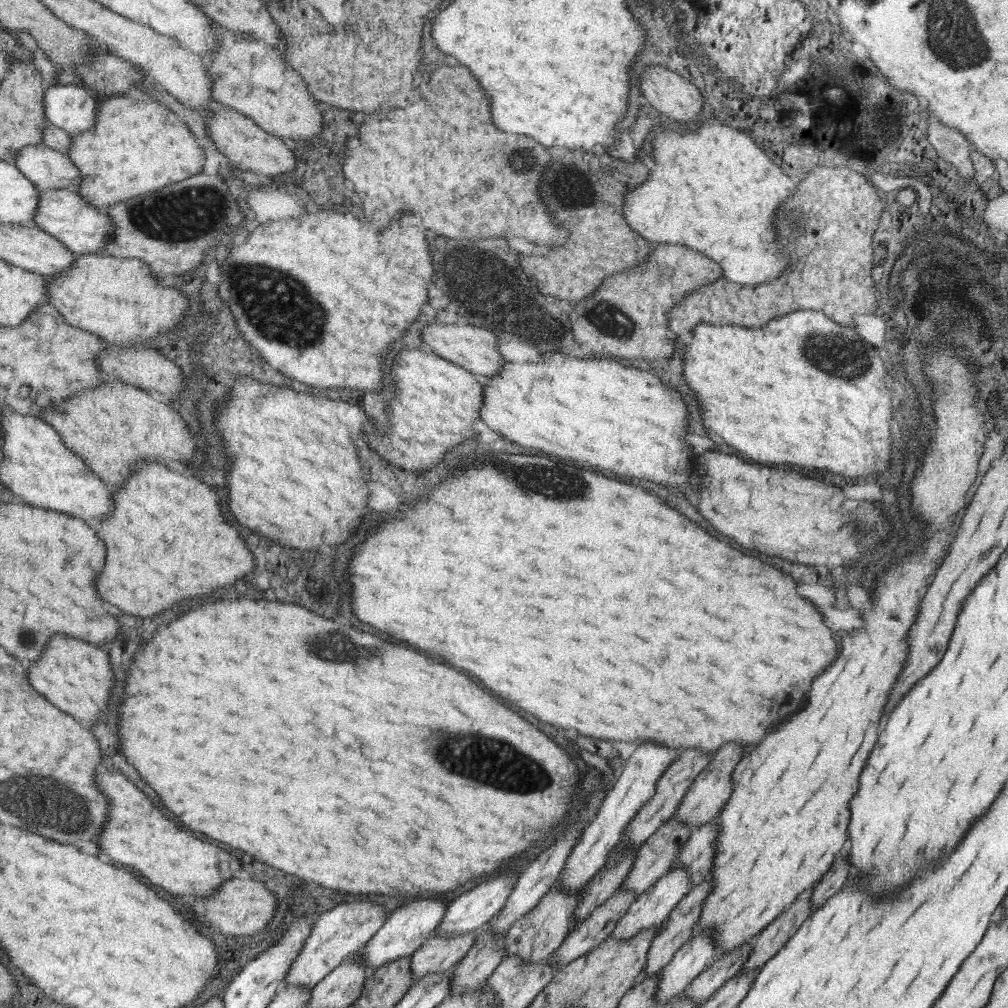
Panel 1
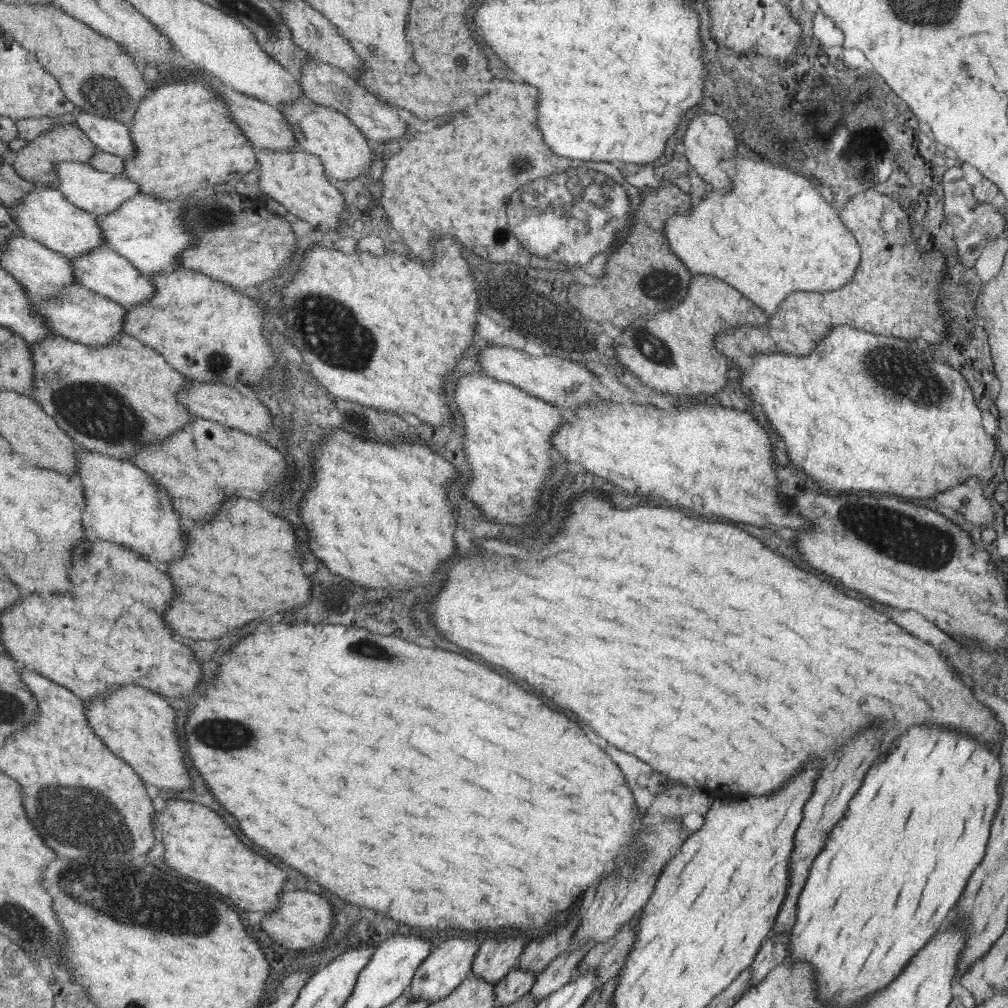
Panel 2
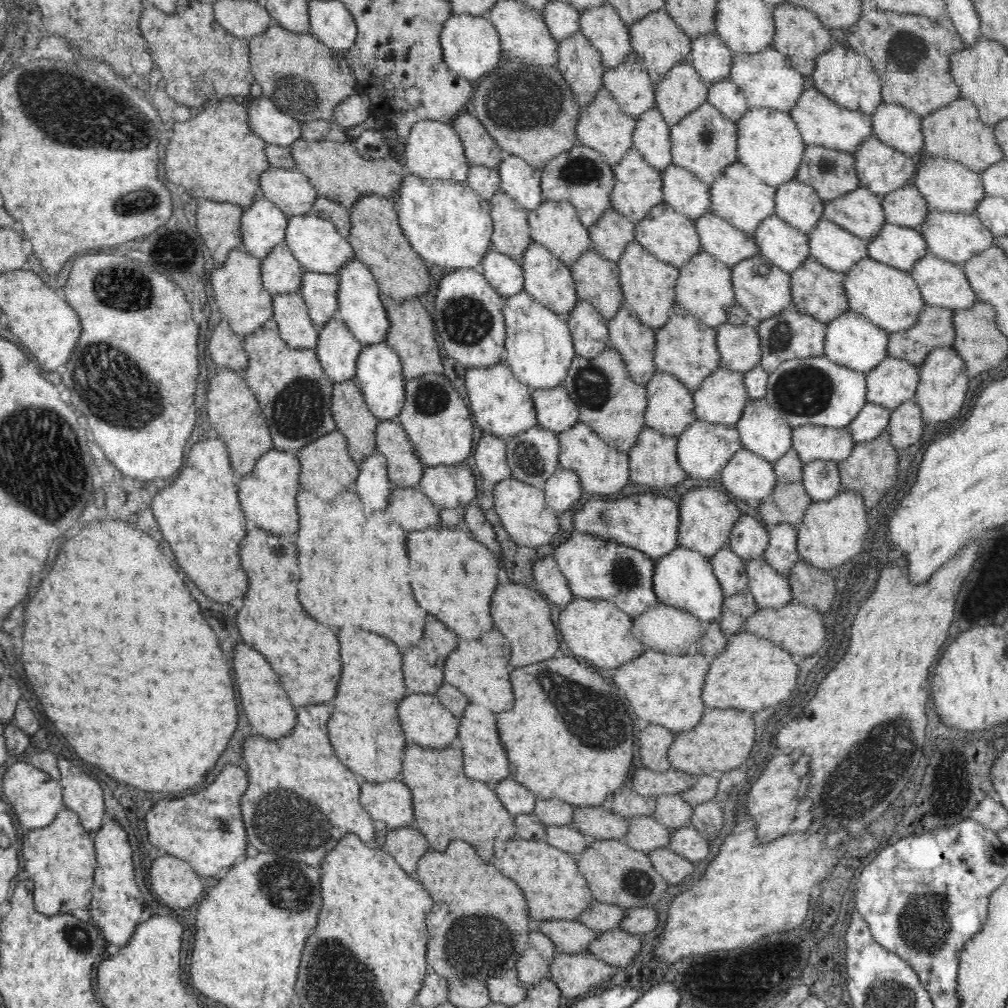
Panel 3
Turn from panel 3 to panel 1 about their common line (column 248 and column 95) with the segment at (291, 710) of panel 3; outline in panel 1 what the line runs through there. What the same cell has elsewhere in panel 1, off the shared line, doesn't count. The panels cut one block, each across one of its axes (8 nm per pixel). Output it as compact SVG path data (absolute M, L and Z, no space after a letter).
M64 634L50 636L44 651L36 660L27 662L28 683L41 696L57 708L63 709L74 719L82 720L87 726L103 720L111 710L111 688L113 672L109 658L97 646L89 646L84 640L73 640Z

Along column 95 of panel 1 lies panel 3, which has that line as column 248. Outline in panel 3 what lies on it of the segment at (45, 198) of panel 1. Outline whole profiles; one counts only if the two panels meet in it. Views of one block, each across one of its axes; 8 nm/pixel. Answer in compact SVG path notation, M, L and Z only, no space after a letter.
M260 194L244 209L239 225L245 250L262 260L275 245L285 242L287 218L271 200Z

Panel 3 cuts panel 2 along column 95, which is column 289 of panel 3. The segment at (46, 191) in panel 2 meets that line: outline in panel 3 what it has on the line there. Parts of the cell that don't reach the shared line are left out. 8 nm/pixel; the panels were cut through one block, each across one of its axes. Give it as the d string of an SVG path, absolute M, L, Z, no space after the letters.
M304 213L298 216L288 216L286 246L290 247L294 258L308 272L329 273L339 278L339 270L355 256L354 247L347 237L342 236L332 221L320 218L316 214Z

